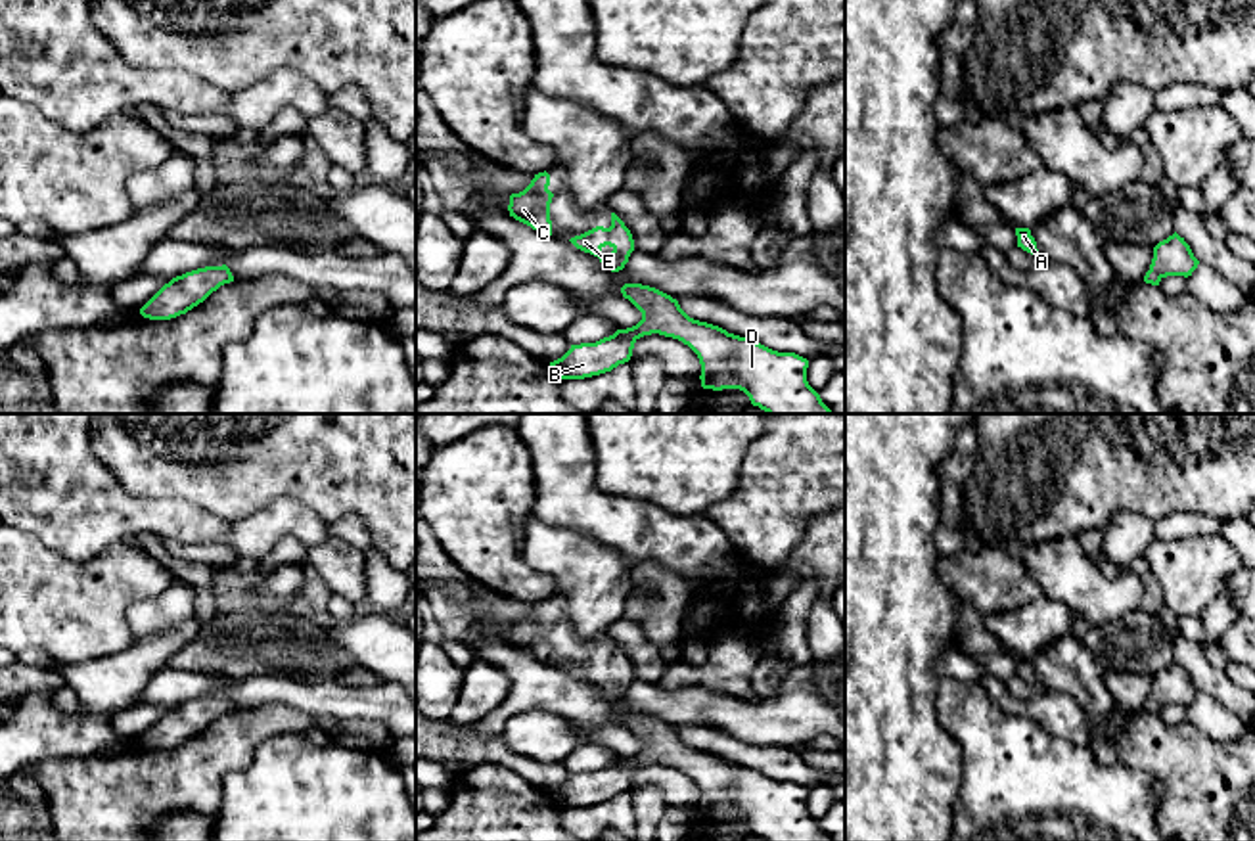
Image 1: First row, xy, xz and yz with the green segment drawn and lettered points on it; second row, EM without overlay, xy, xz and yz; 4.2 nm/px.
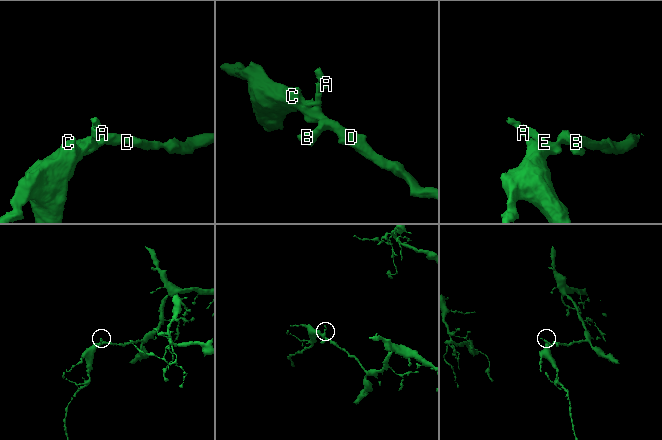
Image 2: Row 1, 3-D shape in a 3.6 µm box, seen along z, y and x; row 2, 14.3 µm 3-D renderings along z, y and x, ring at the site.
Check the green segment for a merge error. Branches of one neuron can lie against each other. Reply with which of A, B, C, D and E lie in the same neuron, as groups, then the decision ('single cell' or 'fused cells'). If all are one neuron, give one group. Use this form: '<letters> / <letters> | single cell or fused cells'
A B C D E | single cell

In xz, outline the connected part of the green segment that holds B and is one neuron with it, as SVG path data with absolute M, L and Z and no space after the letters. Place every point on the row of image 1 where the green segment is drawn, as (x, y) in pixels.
M625 284L621 287L640 312L642 320L627 330L617 330L613 335L596 343L571 345L571 349L558 360L550 362L559 379L584 379L611 372L632 356L634 343L651 333L673 337L688 345L701 364L701 387L722 391L743 391L753 406L766 414L832 414L822 402L820 395L807 381L809 360L795 352L778 352L753 339L728 333L726 330L690 318L671 295L642 284Z

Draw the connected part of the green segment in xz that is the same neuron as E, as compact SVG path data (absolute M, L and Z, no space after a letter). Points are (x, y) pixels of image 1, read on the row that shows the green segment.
M611 213L611 226L596 226L581 236L569 239L577 249L590 253L600 259L600 262L611 270L619 272L628 262L634 251L634 239L625 222Z

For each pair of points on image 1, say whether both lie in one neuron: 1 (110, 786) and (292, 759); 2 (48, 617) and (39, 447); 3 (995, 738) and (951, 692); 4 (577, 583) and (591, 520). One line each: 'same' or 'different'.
1: different
2: different
3: same
4: different

